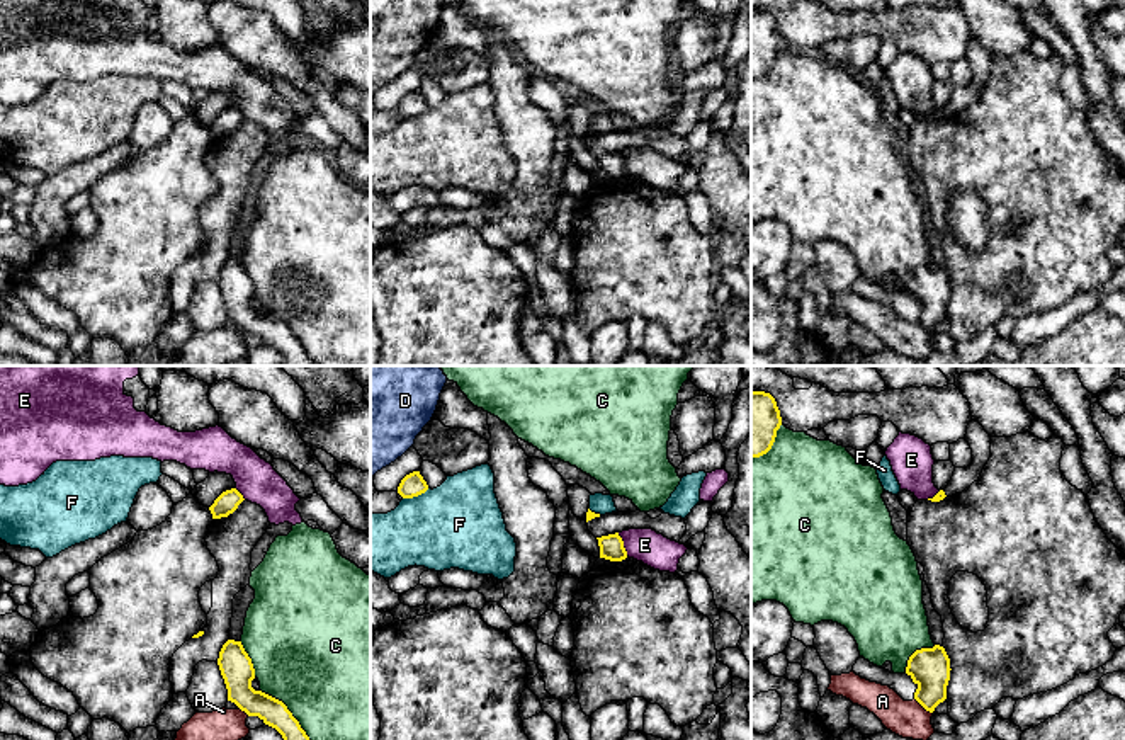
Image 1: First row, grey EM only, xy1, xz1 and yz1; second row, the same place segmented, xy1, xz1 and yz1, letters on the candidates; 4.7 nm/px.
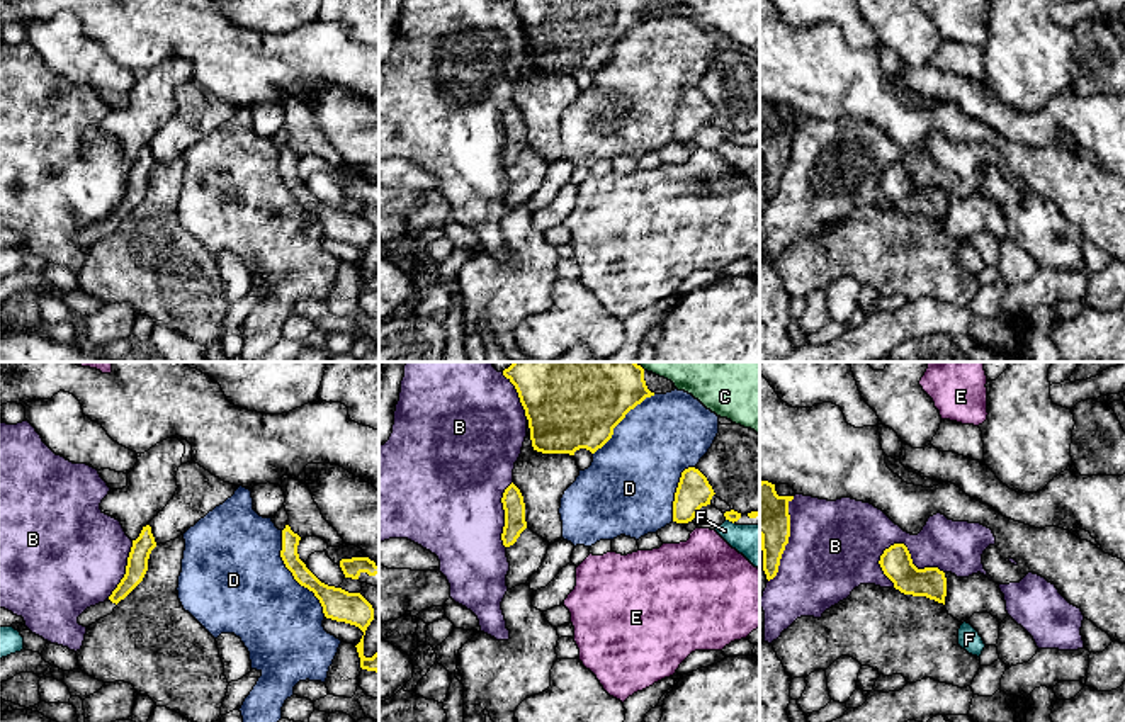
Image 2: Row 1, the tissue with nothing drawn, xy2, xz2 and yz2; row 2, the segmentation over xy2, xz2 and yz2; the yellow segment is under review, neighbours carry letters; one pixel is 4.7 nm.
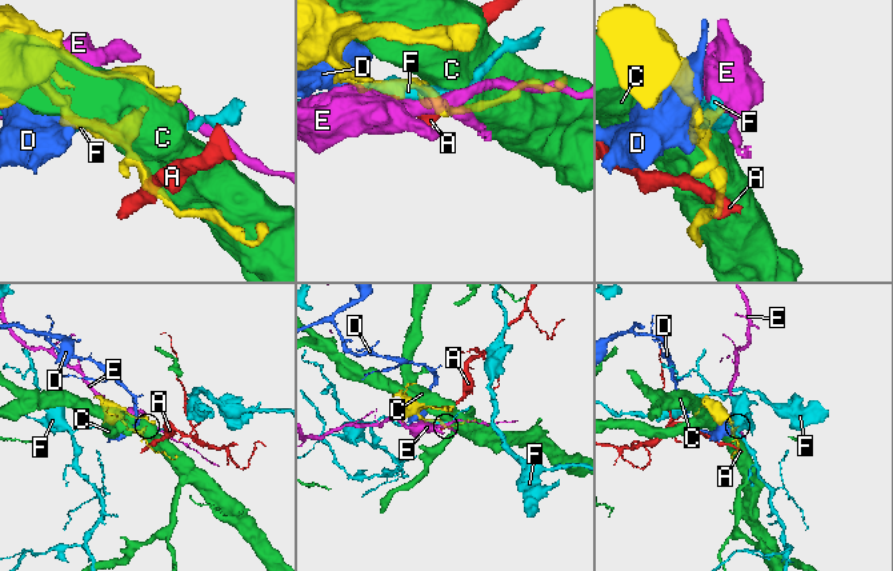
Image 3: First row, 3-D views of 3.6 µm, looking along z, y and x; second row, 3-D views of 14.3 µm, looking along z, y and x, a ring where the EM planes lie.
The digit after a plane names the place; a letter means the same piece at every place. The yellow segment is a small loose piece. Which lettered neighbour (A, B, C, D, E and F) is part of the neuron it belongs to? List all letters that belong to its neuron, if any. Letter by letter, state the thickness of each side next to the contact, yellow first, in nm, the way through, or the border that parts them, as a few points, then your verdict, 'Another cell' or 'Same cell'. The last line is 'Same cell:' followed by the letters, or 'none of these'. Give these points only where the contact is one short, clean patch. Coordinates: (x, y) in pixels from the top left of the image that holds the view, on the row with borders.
A: Thickness 190 nm (yellow) against 180 nm. Boundary: yz1 (915, 698), (932, 713). Another cell
B: Thickness 150 nm (yellow) against 280 nm. Another cell
C: Thickness 130 nm (yellow) against 500 nm. Another cell
D: Thickness 150 nm (yellow) against 460 nm. Another cell
E: Thickness 110 nm (yellow) against 160 nm. Boundary: xz1 (617, 533), (627, 555). Another cell
F: Thickness 110 nm (yellow) against 420 nm. Another cell
Same cell: none of these

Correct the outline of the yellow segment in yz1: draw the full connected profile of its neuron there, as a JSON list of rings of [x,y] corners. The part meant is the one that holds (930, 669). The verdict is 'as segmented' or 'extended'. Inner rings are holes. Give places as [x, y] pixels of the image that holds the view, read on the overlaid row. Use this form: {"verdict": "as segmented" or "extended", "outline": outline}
{"verdict": "as segmented", "outline": [[[943,646],[916,650],[906,667],[906,674],[918,686],[914,699],[930,713],[947,699],[950,680],[950,658]]]}

